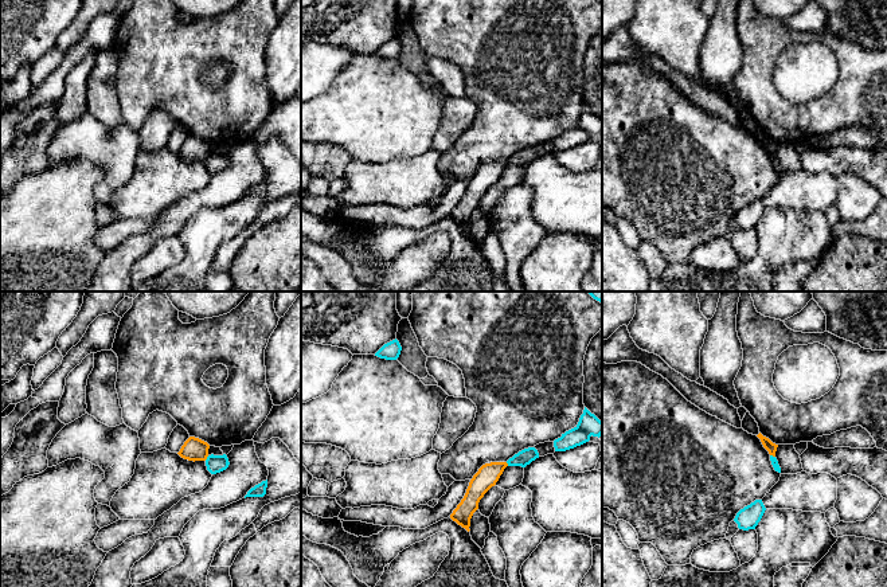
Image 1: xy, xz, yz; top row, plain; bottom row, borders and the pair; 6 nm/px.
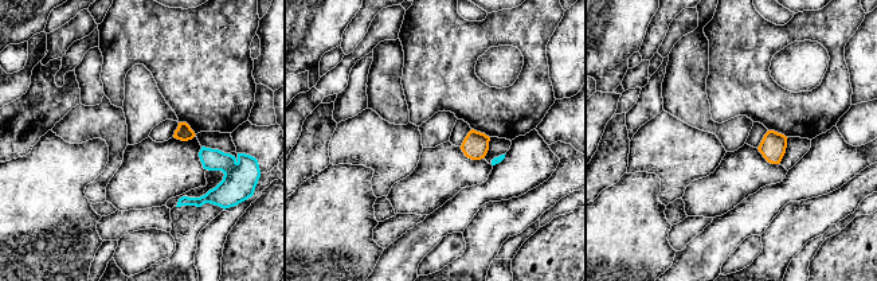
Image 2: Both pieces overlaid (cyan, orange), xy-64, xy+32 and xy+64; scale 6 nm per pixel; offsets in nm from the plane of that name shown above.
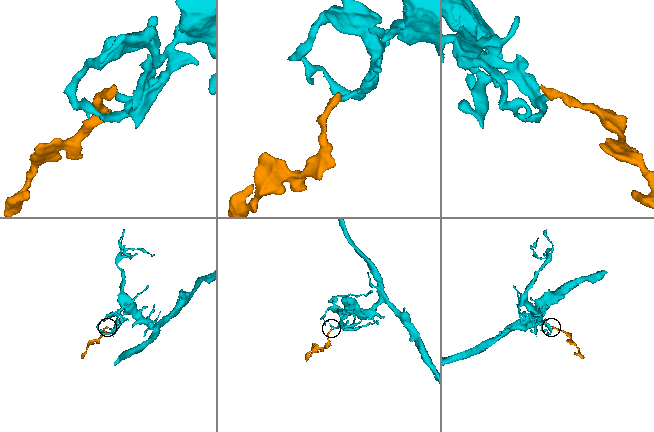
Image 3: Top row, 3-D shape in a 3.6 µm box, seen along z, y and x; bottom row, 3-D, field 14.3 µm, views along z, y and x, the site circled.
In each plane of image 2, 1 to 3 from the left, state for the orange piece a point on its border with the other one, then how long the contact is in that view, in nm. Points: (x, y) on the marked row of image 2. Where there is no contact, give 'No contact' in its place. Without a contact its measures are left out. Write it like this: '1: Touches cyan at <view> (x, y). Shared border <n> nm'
1: No contact
2: No contact
3: No contact

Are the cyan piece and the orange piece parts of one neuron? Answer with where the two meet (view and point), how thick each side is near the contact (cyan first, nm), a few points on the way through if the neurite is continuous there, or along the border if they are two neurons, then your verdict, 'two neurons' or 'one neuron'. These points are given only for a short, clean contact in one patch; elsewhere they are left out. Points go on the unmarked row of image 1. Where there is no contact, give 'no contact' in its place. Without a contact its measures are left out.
contact xy (207, 157); calibres 110 and 140 nm; border xy (208, 155), (204, 159); two neurons

